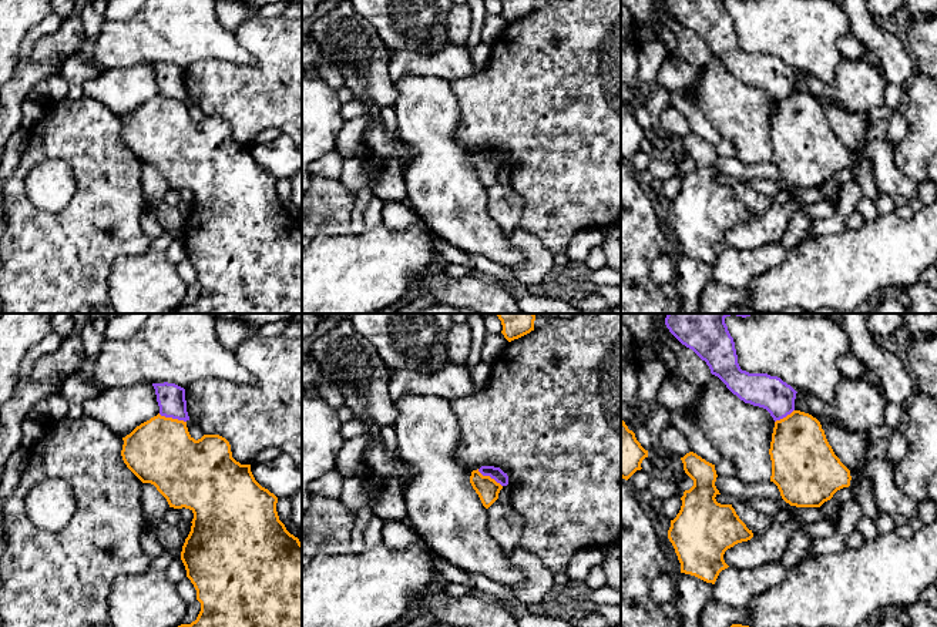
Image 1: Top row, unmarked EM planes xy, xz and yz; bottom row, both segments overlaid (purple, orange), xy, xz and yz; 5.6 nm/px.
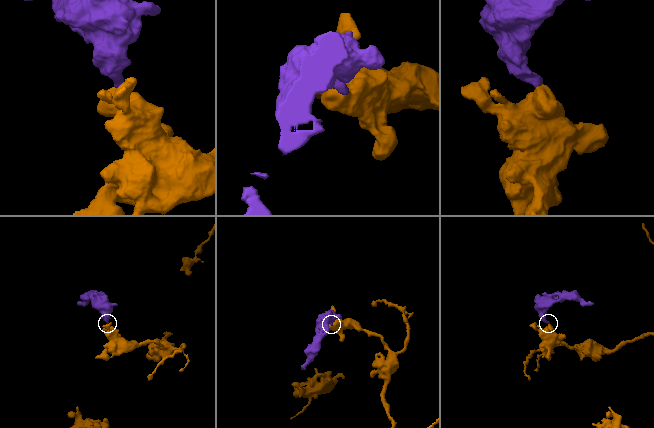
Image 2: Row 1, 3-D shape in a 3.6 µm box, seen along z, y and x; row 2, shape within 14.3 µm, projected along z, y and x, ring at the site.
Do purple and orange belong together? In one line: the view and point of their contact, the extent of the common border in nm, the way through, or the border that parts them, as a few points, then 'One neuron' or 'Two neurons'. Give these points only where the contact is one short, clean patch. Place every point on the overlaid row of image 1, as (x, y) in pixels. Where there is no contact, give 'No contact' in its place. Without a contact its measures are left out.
Touches purple at xy (173, 418). Shared border 170 nm. Boundary: xy (158, 413), (185, 422). Two neurons

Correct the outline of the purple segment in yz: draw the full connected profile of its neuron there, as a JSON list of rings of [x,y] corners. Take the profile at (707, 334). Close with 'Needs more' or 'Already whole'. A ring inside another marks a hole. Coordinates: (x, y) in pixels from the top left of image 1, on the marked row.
[[[668,314],[665,325],[740,400],[766,409],[775,422],[786,418],[795,410],[797,392],[778,376],[740,369],[733,338],[725,323],[731,315],[746,318],[752,314]]]. Already whole

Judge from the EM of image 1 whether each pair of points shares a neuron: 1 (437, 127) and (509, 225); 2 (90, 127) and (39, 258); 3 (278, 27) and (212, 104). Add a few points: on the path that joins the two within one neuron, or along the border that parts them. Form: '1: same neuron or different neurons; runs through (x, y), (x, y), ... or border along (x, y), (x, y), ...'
1: different neurons; border along (486, 190), (487, 210), (500, 227)
2: same neuron; runs through (91, 160), (91, 205), (71, 225)
3: same neuron; runs through (278, 50), (239, 91), (235, 91)

